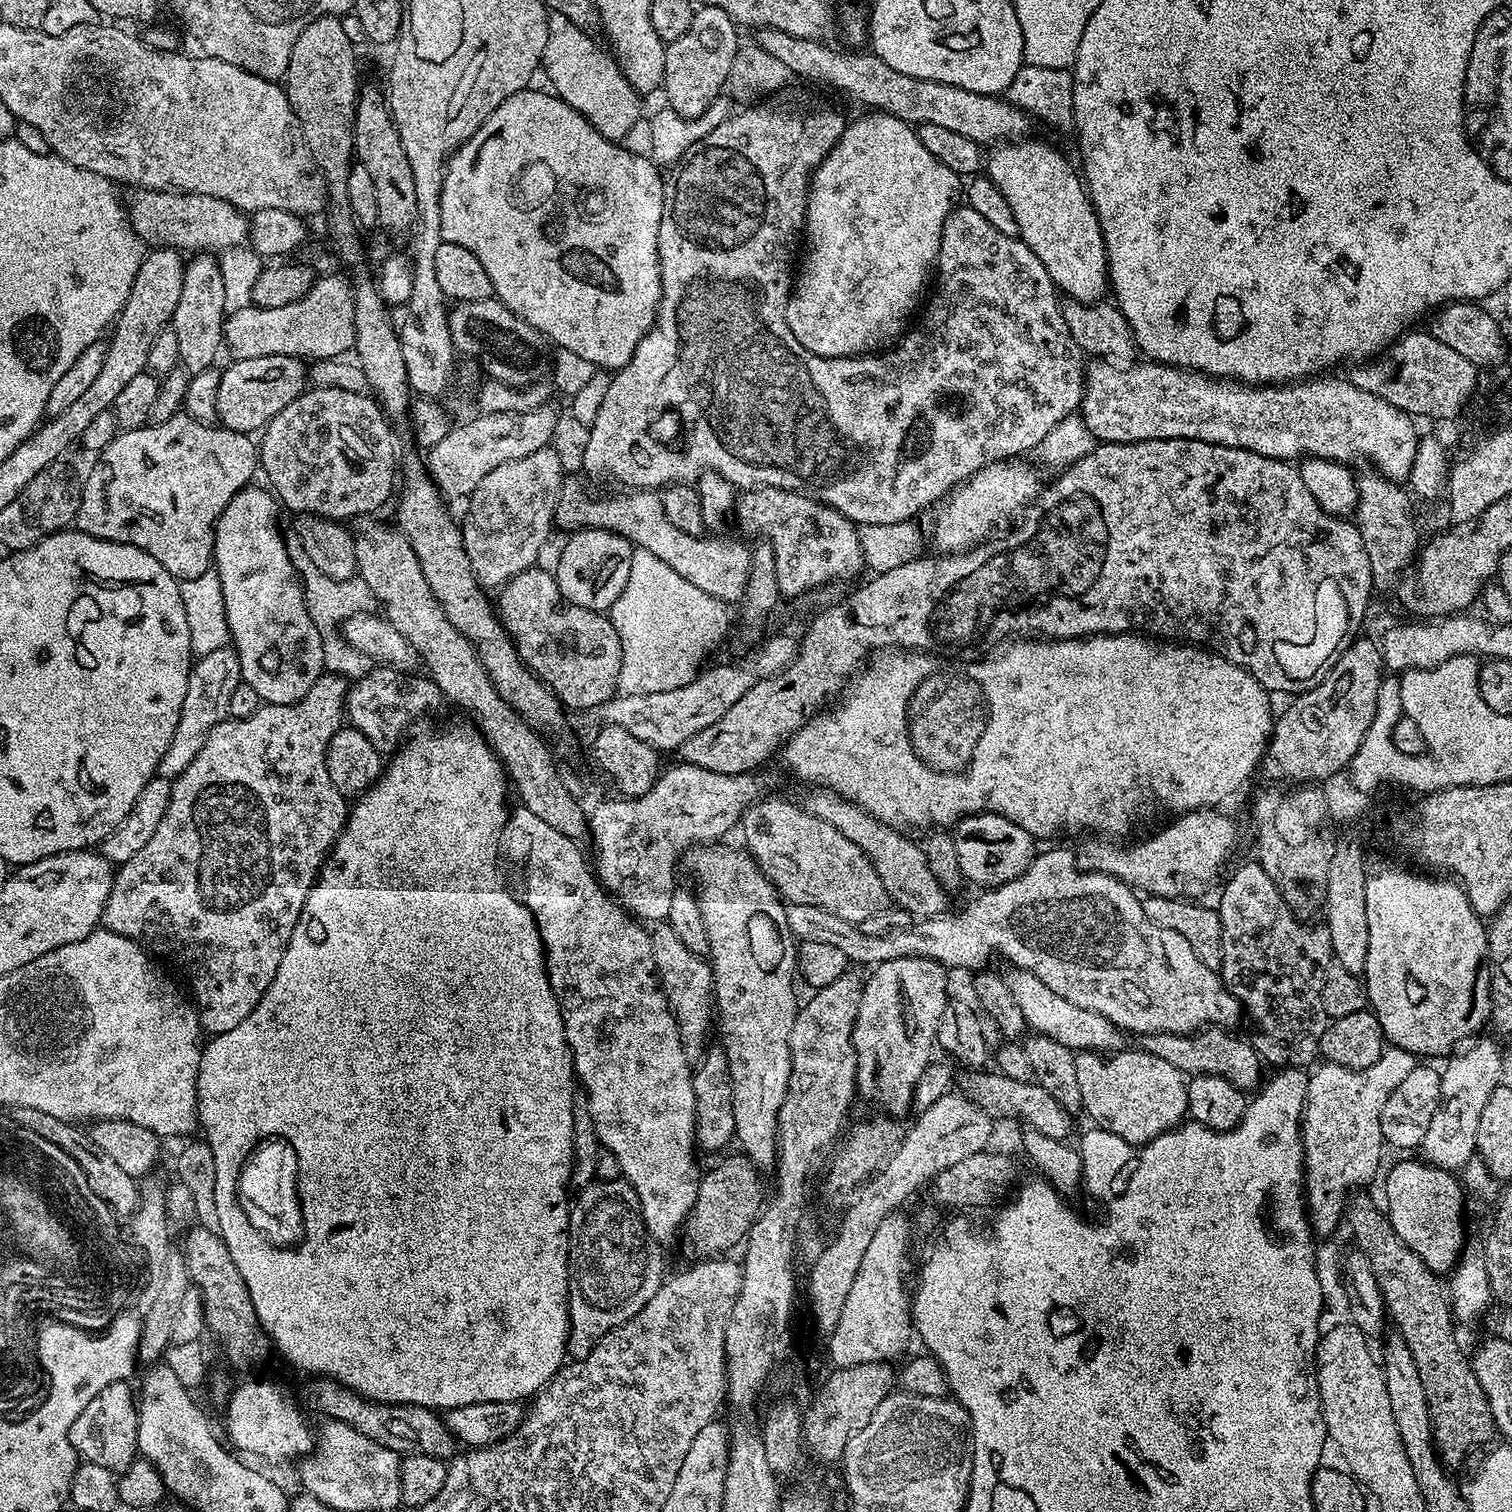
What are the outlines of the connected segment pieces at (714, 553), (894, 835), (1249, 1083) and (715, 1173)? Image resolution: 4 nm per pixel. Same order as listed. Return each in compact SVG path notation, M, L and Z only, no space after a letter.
M572 482L565 483L564 487L560 490L560 501L556 507L556 518L554 521L557 529L565 528L565 533L571 534L580 531L582 528L601 528L607 532L613 532L618 534L622 538L626 538L629 544L636 548L644 548L650 554L654 554L654 558L662 558L662 562L666 562L670 566L670 570L674 570L678 574L682 574L682 578L686 578L686 582L690 582L694 586L698 586L700 590L706 590L708 594L719 600L725 602L731 602L731 600L738 600L738 602L744 600L744 591L748 588L748 579L750 578L750 570L752 569L752 548L749 545L739 544L736 540L720 540L724 538L717 538L712 534L701 534L698 536L691 536L686 534L686 530L678 530L678 526L672 526L670 524L670 518L666 518L666 510L662 510L662 502L659 495L652 490L620 490L617 496L591 496L588 492L583 492L578 485L572 484Z
M816 790L806 801L809 812L813 812L822 822L830 822L850 842L854 842L870 858L878 878L882 878L882 886L888 891L888 900L897 908L904 908L912 917L930 920L933 916L943 916L949 911L949 893L934 878L933 871L926 864L926 854L919 843L911 840L911 835L905 834L899 828L886 826L878 818L874 818L866 810L859 808L854 802L843 800L837 792Z
M1209 1026L1201 1028L1199 1032L1187 1034L1153 1032L1143 1037L1142 1048L1143 1051L1154 1054L1154 1058L1163 1058L1165 1062L1178 1066L1178 1070L1182 1070L1189 1077L1217 1076L1226 1078L1226 1082L1230 1082L1238 1089L1249 1090L1248 1088L1252 1087L1255 1089L1261 1083L1260 1055L1247 1039L1239 1040L1232 1032L1235 1031L1225 1030L1220 1026Z
M725 1155L721 1164L714 1165L709 1172L707 1169L700 1177L698 1198L682 1229L682 1240L684 1236L696 1258L716 1258L727 1253L724 1252L727 1248L734 1247L736 1243L739 1245L747 1237L753 1222L760 1217L766 1203L764 1184L760 1181L761 1169L755 1168L747 1156L735 1155Z

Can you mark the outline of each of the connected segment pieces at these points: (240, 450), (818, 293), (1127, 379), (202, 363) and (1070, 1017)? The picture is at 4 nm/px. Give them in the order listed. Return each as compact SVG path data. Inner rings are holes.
M177 414L174 418L161 424L148 424L121 431L112 439L110 446L106 446L98 453L97 460L100 461L93 466L92 473L89 474L88 480L86 476L80 489L80 509L76 515L75 527L99 540L129 544L138 546L138 550L146 550L154 558L158 558L158 562L162 562L162 566L166 566L166 570L171 576L181 582L198 578L204 571L213 567L212 547L216 537L216 523L222 510L226 510L230 498L234 498L234 494L238 494L253 483L252 475L257 475L258 472L258 444L247 432L235 432L216 424L203 424L190 415Z
M872 110L864 115L868 116L860 116L853 124L851 121L845 127L844 133L836 139L835 146L826 154L826 158L819 168L812 173L808 190L808 209L804 211L803 235L806 237L806 244L808 240L808 249L805 252L803 249L802 259L799 261L798 271L795 273L786 306L786 326L790 326L790 334L794 334L794 338L798 338L798 342L802 342L802 346L806 346L806 350L826 358L872 354L901 339L902 333L909 327L910 321L925 295L924 283L927 280L929 283L930 277L933 275L936 256L940 252L942 226L957 203L956 187L959 184L961 187L962 184L961 177L957 176L954 170L950 170L950 166L942 166L942 162L938 162L938 158L934 158L934 154L930 154L930 150L926 150L926 146L922 146L913 125L885 112Z
M1096 358L1087 365L1084 399L1078 412L1097 441L1129 444L1139 440L1197 440L1250 450L1254 454L1285 462L1315 458L1351 465L1352 460L1369 460L1372 463L1369 465L1388 480L1404 482L1409 479L1418 443L1417 421L1398 406L1390 406L1390 402L1378 398L1378 394L1358 390L1351 379L1305 378L1275 386L1253 386L1159 362L1143 363L1121 366L1107 358Z
M196 254L185 263L184 277L182 278L182 294L178 298L178 306L174 306L170 326L174 330L174 338L178 340L179 367L189 376L198 374L202 370L213 367L217 362L216 355L222 352L224 342L224 292L220 266L217 257L212 254Z
M1012 966L1003 973L1006 986L1010 990L1010 995L1014 997L1014 1002L1018 1002L1022 1009L1022 1018L1026 1018L1029 1029L1033 1033L1048 1038L1054 1038L1054 1042L1062 1042L1062 1046L1071 1048L1073 1052L1098 1052L1101 1054L1111 1054L1125 1051L1126 1033L1119 1028L1110 1018L1102 1018L1094 1010L1082 1010L1082 1006L1074 1006L1074 1002L1066 1002L1062 994L1054 994L1042 978L1030 974L1026 970Z

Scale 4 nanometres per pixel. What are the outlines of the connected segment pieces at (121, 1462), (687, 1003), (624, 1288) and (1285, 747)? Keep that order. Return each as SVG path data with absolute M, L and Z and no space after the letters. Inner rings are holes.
M116 1380L110 1386L106 1386L89 1402L86 1410L78 1414L68 1431L77 1457L83 1458L89 1464L106 1466L117 1474L128 1469L138 1448L140 1413L137 1405L132 1405L130 1385L128 1380Z
M660 922L651 929L652 949L656 975L660 977L660 988L676 1019L676 1029L682 1042L682 1054L688 1063L695 1066L709 1051L708 1031L714 1028L714 993L712 990L712 966L705 957L686 950L686 945L674 934L666 922Z
M595 1179L579 1189L568 1214L568 1333L567 1355L581 1360L610 1330L627 1324L654 1298L666 1279L664 1273L665 1249L650 1234L638 1202L638 1194L627 1180Z
M1353 639L1331 661L1319 684L1301 692L1284 713L1275 717L1262 761L1262 772L1272 780L1289 780L1292 786L1323 782L1335 772L1344 772L1354 758L1374 720L1382 679L1379 643Z

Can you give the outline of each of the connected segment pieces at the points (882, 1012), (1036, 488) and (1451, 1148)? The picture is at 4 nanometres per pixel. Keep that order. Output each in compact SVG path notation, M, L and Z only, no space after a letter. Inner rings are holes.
M921 956L894 958L890 962L875 965L869 972L872 973L867 973L858 1018L852 1031L856 1051L856 1086L861 1097L864 1095L866 1099L881 1104L889 1117L900 1118L908 1104L910 1108L913 1103L916 1083L929 1064L933 1063L932 1048L937 1047L938 1022L942 1022L942 1014L950 999L949 973L943 964Z
M1001 462L981 468L939 505L940 513L932 524L932 544L937 553L963 552L981 543L997 531L999 524L1007 525L1012 515L1015 517L1036 499L1042 487L1037 469L1031 463L1020 463L1024 462Z
M1479 1040L1472 1042L1477 1044L1469 1043L1465 1052L1457 1051L1451 1057L1453 1060L1440 1072L1438 1110L1434 1110L1434 1118L1430 1118L1430 1126L1418 1149L1419 1155L1436 1168L1460 1170L1477 1155L1478 1121L1482 1118L1482 1110L1486 1107L1490 1094L1501 1087L1504 1056L1495 1044L1497 1041Z

